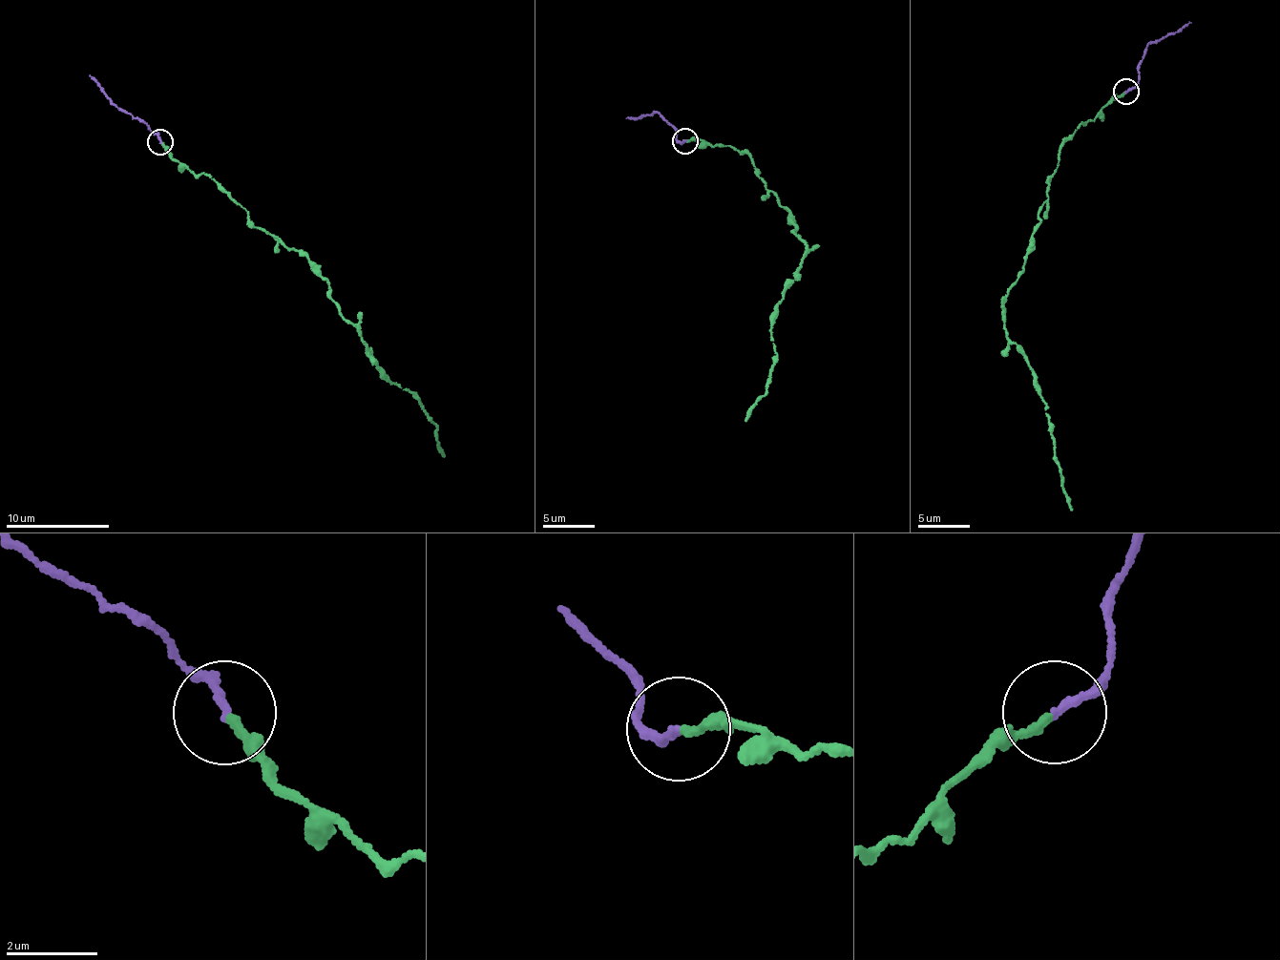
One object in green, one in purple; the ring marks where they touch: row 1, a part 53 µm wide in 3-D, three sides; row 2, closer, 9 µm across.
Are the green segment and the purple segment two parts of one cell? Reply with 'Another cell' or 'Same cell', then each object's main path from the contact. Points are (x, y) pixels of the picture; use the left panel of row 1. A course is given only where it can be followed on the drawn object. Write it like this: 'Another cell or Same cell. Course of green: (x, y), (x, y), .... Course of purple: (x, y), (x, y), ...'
Same cell. Course of green: (162, 141), (173, 160), (214, 177), (254, 224), (304, 253), (382, 376), (415, 394), (437, 427), (444, 455). Course of purple: (159, 140), (149, 126), (111, 104), (90, 74)

